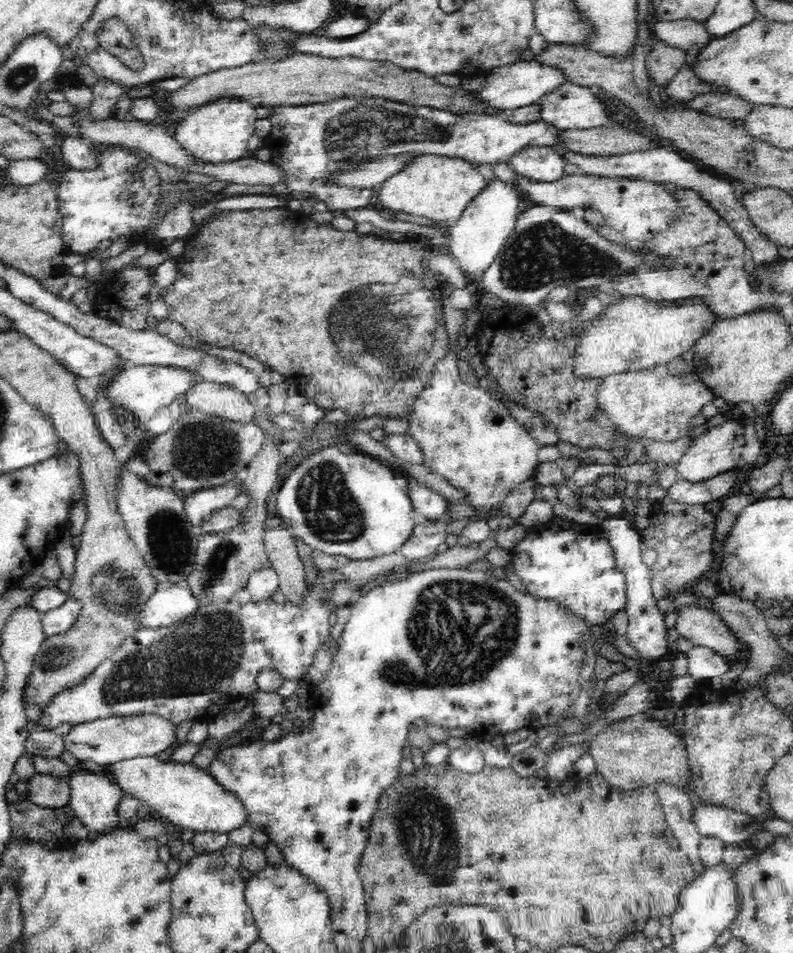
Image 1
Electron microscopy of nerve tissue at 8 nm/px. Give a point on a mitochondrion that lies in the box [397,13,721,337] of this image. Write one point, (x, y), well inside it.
(546, 252)

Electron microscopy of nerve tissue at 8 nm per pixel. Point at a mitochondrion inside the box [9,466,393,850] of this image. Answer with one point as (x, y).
(201, 657)

